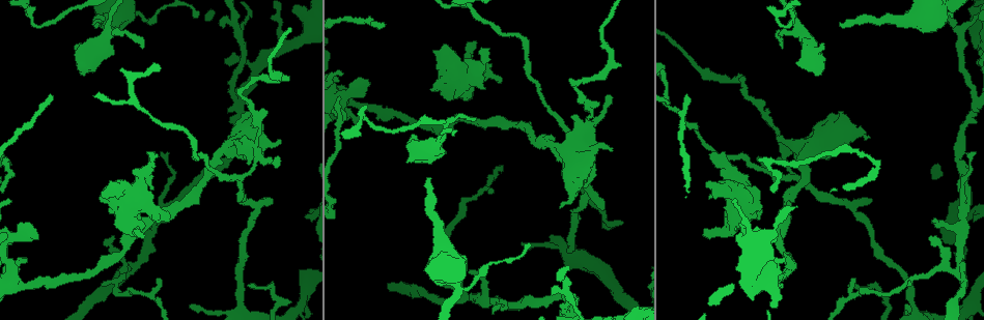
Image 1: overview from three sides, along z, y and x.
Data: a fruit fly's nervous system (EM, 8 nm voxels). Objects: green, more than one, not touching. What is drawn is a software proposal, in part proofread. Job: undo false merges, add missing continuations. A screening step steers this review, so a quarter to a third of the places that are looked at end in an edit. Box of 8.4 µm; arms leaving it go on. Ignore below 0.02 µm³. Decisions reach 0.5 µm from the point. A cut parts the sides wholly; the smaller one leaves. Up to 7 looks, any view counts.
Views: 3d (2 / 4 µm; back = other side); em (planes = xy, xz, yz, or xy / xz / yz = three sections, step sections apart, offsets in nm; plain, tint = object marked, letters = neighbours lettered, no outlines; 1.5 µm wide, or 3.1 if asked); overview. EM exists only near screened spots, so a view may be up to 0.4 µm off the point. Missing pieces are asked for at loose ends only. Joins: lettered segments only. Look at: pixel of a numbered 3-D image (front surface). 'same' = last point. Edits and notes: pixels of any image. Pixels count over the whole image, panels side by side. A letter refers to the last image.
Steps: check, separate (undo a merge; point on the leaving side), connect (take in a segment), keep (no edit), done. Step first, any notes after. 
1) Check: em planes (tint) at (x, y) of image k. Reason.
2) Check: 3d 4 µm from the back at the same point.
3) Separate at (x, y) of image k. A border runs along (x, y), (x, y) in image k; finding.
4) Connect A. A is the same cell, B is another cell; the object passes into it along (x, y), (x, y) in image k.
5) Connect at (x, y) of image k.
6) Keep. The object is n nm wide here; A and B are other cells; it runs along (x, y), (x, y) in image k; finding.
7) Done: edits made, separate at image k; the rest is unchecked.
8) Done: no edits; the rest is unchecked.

Check: em planes (plain) at (704, 234) of image 1.

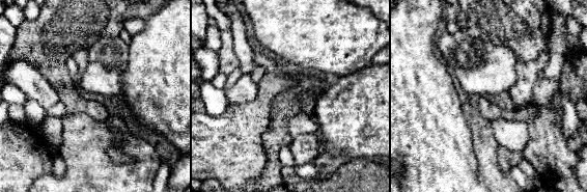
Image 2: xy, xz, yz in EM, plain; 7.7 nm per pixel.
Check: em planes (letters) at the same point. See the neighbours.

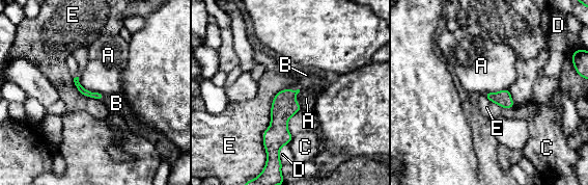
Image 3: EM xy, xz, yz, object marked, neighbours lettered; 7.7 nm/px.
Connect B. B is the same cell, A, C, D and E are other cells; the object passes into it along (81, 89), (103, 98), (116, 103) in image 3; it goes on there.

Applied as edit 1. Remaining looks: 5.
Check: 3d 4 µm at (429, 178) of image 1.

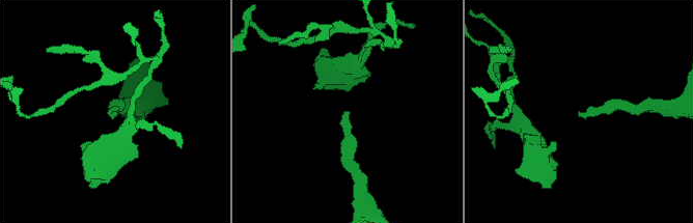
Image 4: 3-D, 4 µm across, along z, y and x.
Check: em xy step 8 (plain) at (579, 112) of image 4.

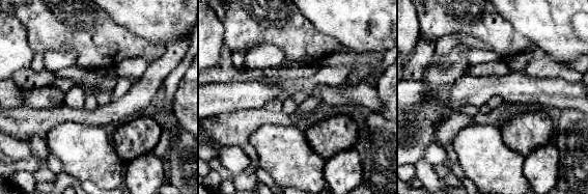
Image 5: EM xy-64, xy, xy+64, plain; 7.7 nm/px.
Check: em xy step 8 (letters) at the same point. See the neighbours.

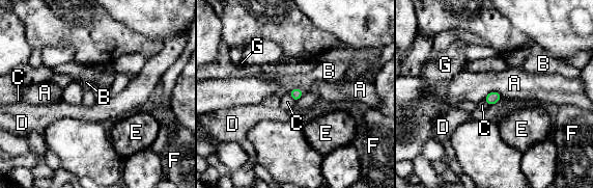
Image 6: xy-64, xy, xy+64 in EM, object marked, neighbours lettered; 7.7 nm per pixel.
Keep. A, B, C, D, E, F and G are other cells; a border runs along (302, 90), (293, 88), (289, 92) in image 6; none of them fits.

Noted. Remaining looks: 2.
Check: em planes (letters) at (159, 278) of image 1. Branch stops here.

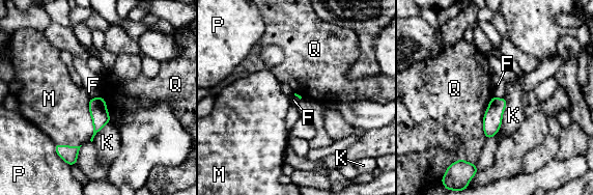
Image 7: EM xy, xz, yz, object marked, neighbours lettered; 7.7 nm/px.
Keep. F, K, M, P and Q are other cells; a border runs along (492, 95), (504, 99) in image 7; none of them fits.

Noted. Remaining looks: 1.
Done: edits made, connect at image 3; the rest is unchecked.

